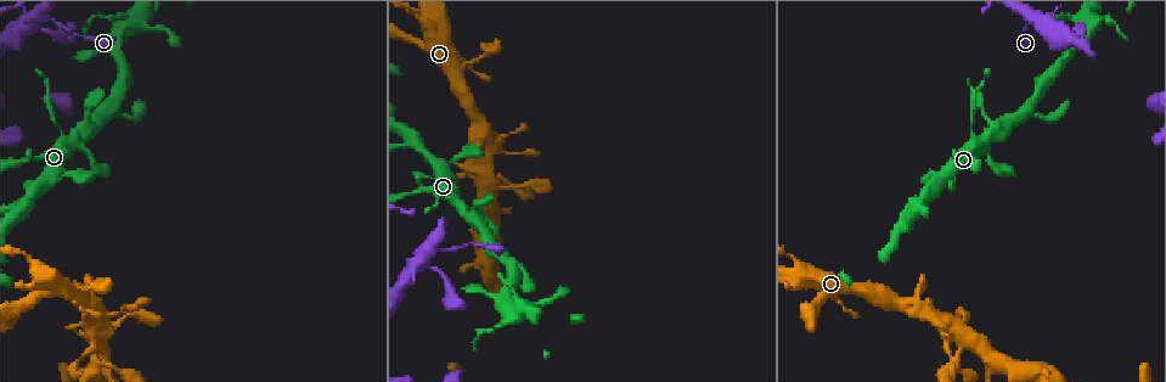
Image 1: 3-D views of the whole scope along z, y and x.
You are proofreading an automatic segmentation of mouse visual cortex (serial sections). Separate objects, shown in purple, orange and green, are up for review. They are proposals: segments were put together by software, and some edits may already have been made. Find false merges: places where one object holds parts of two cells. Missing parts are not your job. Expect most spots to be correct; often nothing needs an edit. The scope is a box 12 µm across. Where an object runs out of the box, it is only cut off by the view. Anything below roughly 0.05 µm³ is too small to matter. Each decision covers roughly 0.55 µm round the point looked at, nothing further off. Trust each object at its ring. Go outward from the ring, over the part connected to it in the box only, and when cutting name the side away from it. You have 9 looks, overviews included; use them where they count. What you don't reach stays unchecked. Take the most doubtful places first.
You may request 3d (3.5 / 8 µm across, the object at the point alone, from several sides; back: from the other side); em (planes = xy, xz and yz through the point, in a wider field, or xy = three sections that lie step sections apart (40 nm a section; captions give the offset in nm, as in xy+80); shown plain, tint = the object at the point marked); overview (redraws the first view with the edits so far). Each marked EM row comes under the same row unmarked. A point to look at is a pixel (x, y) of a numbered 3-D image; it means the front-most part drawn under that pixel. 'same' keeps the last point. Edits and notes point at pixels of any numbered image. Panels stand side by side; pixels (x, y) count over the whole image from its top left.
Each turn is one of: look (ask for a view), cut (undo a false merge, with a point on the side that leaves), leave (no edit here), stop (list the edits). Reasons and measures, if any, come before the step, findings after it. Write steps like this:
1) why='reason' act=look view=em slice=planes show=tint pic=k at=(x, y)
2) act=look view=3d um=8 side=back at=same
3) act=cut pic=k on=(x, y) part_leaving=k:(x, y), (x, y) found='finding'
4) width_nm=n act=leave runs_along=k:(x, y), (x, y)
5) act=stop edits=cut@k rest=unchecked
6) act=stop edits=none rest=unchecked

why='arms part here' act=look view=3d um=3.5 pic=1 at=(962, 338)

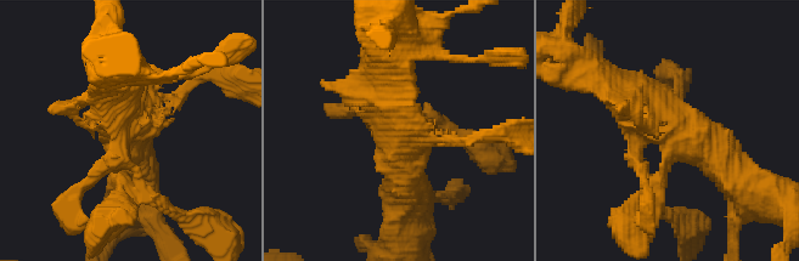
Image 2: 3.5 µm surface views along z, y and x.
act=look view=em slice=planes show=tint pic=2 at=(117, 135)

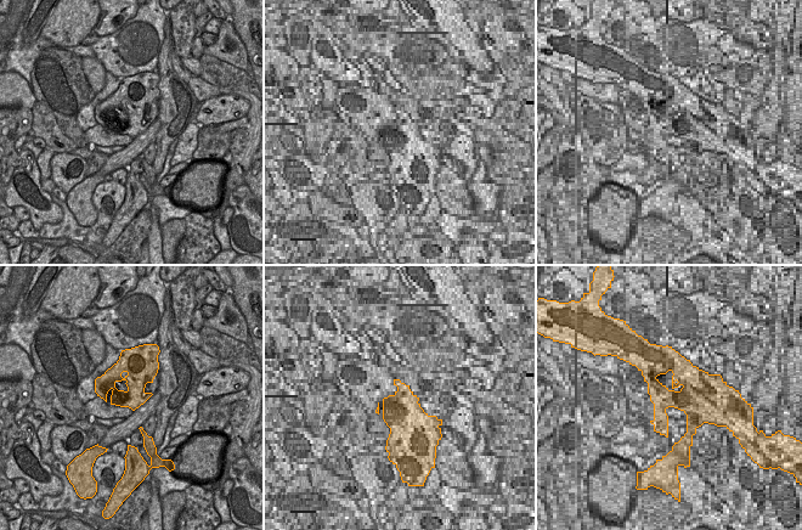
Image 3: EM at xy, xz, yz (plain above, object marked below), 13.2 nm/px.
act=leave runs_along=2:(607, 78), (701, 134), (735, 175) found='all the same cell'

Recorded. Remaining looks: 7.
why='three-way junction' act=look view=3d um=3.5 pic=1 at=(417, 265)

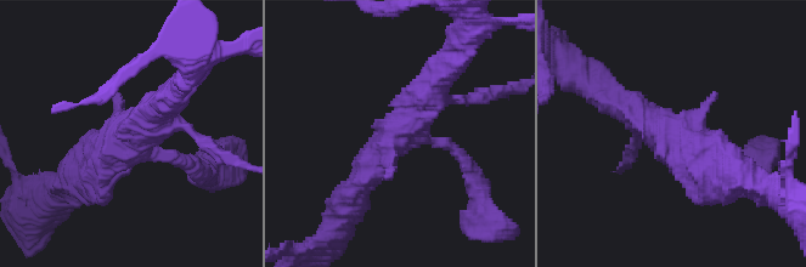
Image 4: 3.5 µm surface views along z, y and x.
act=look view=em slice=xy step=2 show=tint pic=4 at=(667, 141)

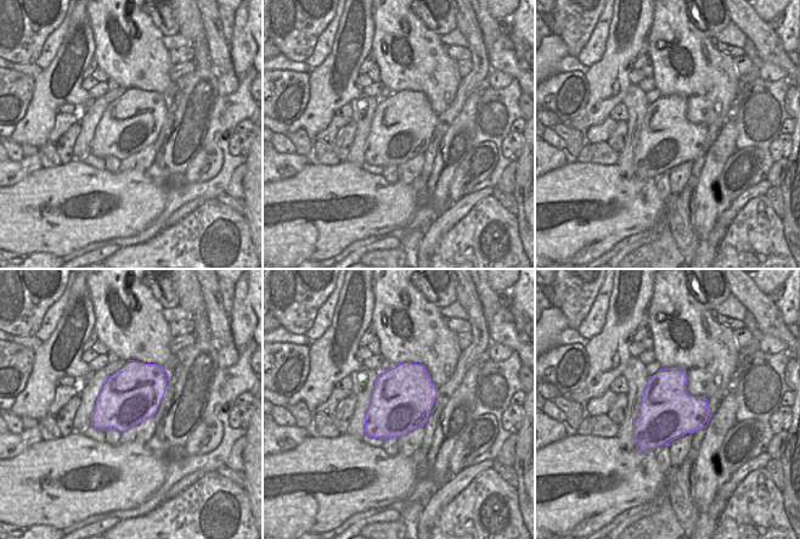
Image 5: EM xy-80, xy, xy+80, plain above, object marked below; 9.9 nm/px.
act=look view=em slice=xy step=3 show=tint at=same

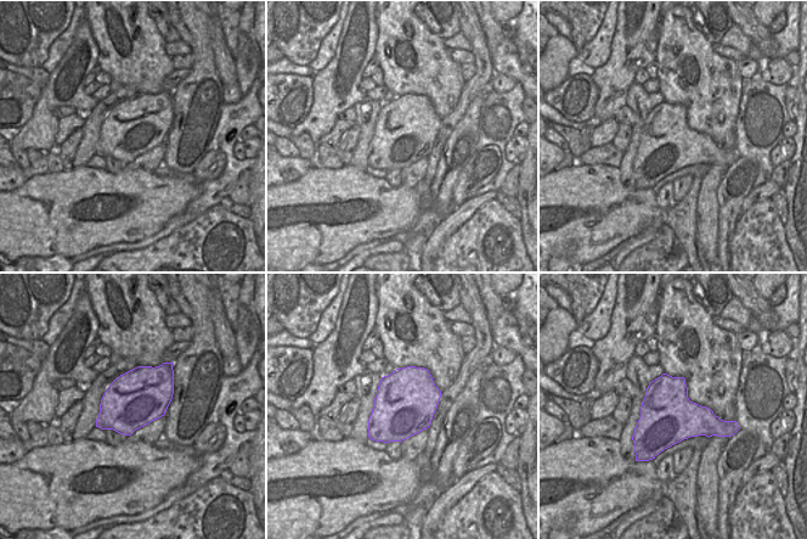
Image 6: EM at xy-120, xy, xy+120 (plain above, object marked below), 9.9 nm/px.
act=leave runs_along=4:(461, 98), (430, 98), (356, 186) found='one cell here'

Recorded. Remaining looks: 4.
why='thin neck' act=look view=3d um=8 pic=1 at=(20, 163)

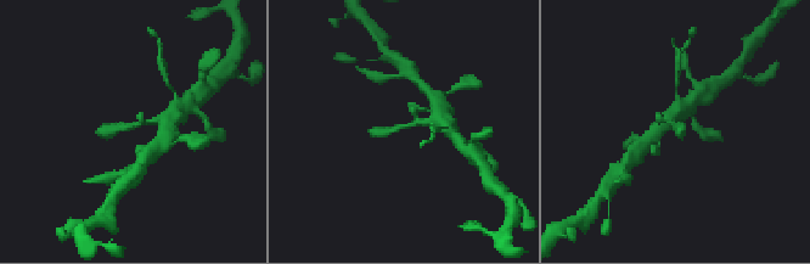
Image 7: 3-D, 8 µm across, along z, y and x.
why='need the tissue' act=look view=em slice=xy step=2 show=tint pic=7 at=(673, 127)

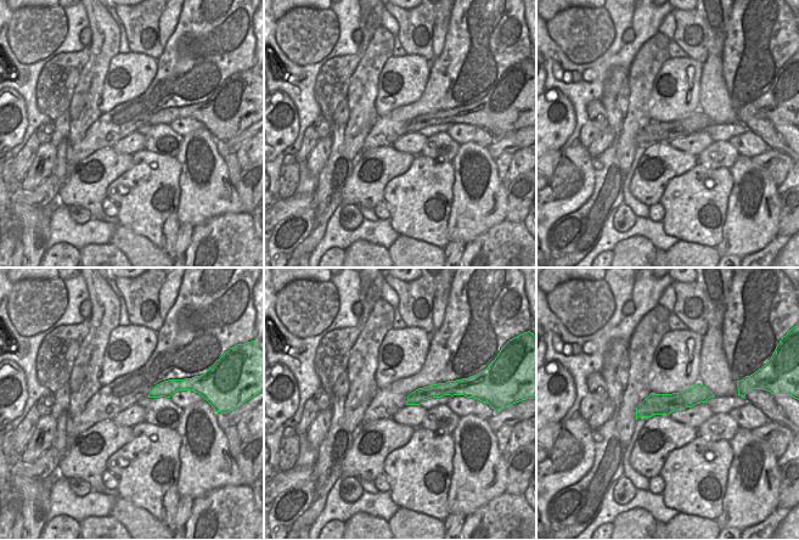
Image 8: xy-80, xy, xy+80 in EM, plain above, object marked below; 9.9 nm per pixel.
act=leave runs_along=7:(167, 122), (148, 119), (114, 129), (110, 138) found='all the same cell'

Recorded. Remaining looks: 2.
why='arms part here' act=look view=3d um=3.5 pic=1 at=(23, 205)

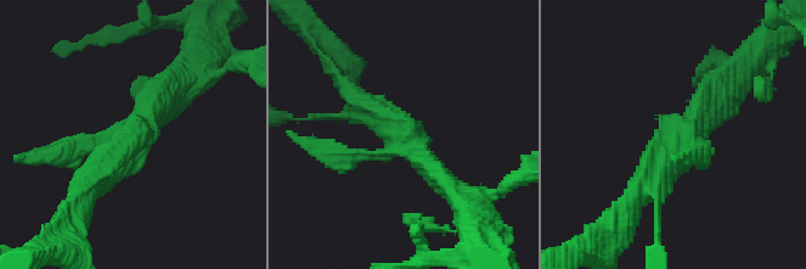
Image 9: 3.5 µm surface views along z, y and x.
arms=3 arm_widths_nm=200,300,300 why='now the EM' act=look view=em slice=xy step=5 show=tint pic=9 at=(134, 139)

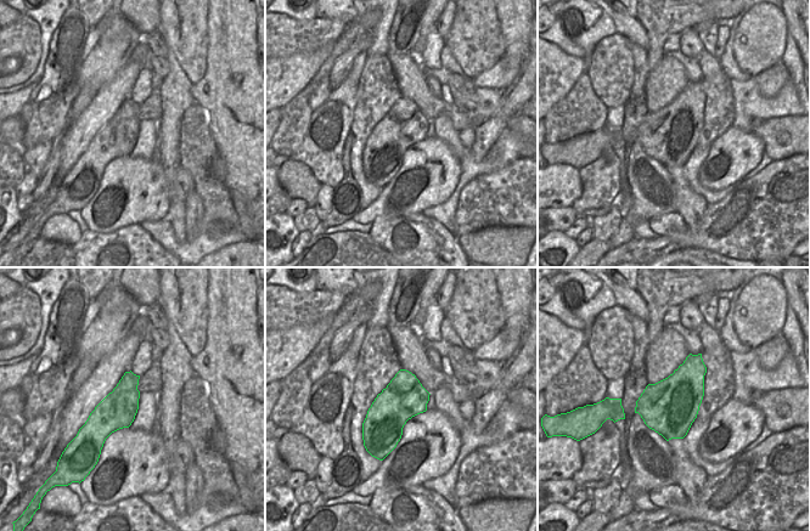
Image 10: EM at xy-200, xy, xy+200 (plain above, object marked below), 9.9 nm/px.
width_nm=420 act=leave runs_along=9:(178, 85), (80, 190) found='continuous, no second cell'

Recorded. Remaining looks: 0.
act=stop edits=none rest=unchecked

